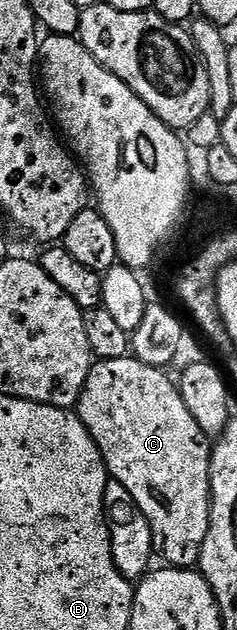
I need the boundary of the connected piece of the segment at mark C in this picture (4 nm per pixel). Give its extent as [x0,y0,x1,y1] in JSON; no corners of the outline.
[78,355,212,568]

